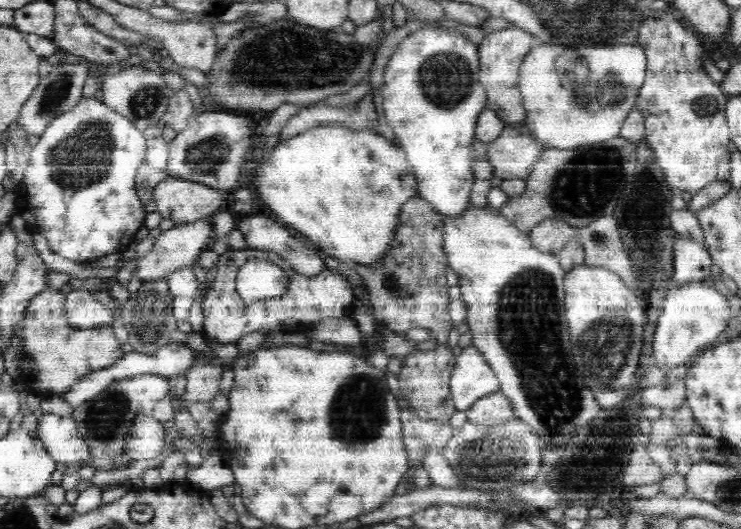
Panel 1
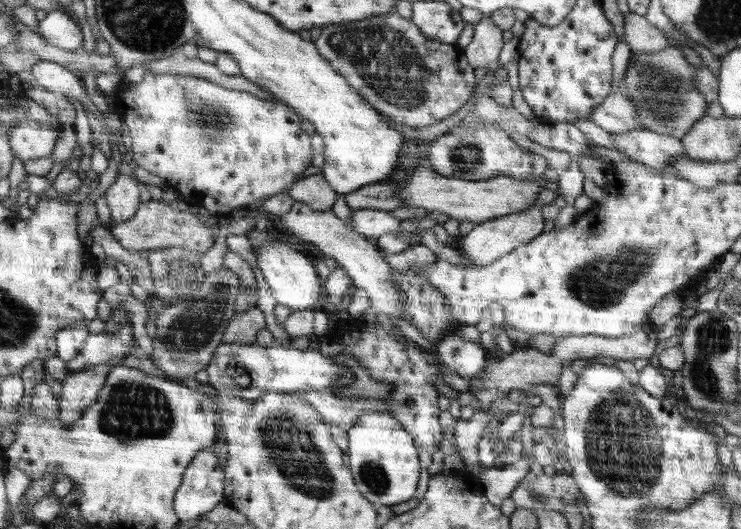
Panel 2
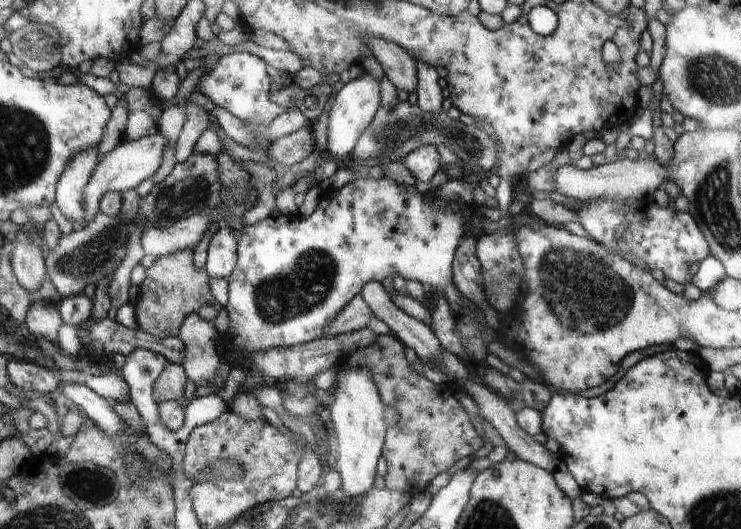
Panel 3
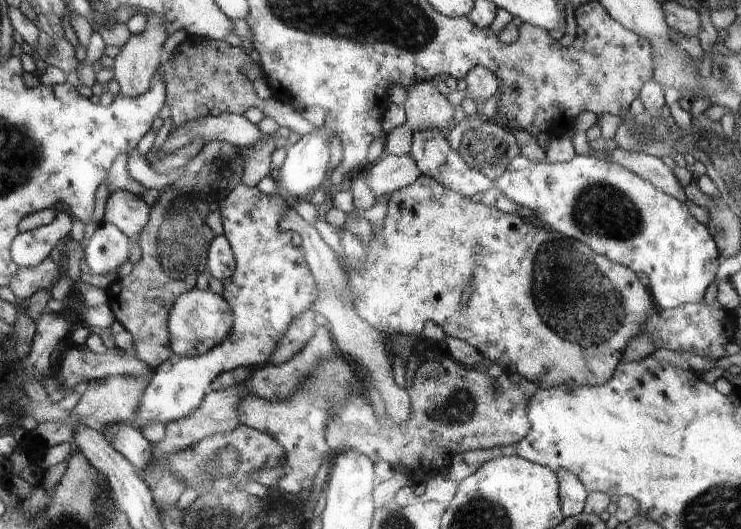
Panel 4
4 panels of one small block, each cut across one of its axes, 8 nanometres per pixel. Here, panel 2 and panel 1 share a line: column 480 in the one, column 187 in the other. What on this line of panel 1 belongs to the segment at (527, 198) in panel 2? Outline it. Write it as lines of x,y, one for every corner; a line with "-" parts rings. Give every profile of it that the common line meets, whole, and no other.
168,177
154,188
154,201
161,218
190,223
211,218
220,210
226,191

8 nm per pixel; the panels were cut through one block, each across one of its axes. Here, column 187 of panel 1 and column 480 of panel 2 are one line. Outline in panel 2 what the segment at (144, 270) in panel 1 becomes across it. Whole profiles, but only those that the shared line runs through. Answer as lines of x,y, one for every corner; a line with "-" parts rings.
548,181
534,206
530,207
528,211
525,210
524,213
492,218
490,221
477,223
477,226
466,236
461,237
457,244
457,249
465,258
466,264
479,267
491,265
492,262
498,261
500,257
506,257
520,247
528,245
528,242
535,240
543,233
545,225
545,218
541,216
541,209
543,206
554,203
559,196
562,196
559,185

